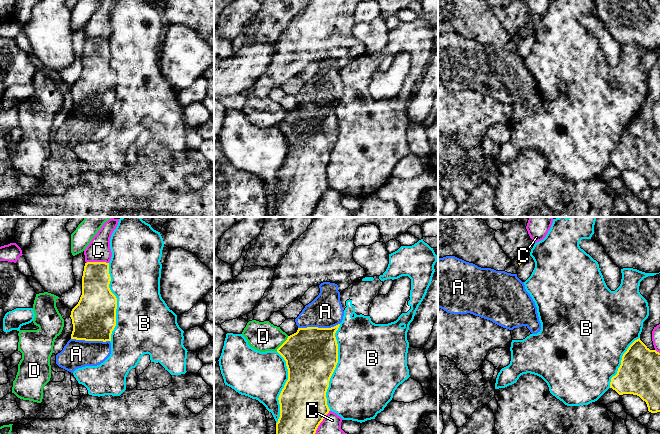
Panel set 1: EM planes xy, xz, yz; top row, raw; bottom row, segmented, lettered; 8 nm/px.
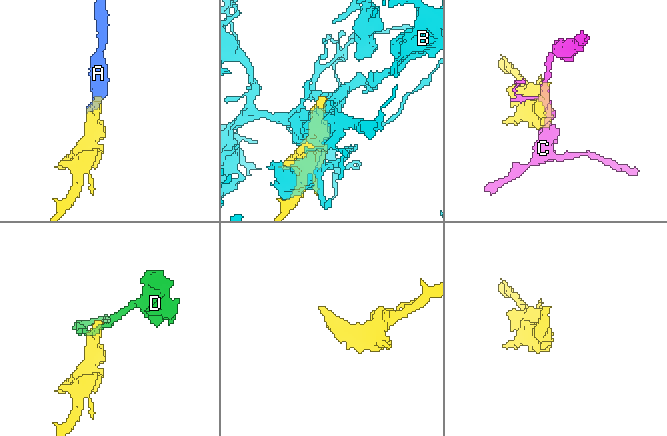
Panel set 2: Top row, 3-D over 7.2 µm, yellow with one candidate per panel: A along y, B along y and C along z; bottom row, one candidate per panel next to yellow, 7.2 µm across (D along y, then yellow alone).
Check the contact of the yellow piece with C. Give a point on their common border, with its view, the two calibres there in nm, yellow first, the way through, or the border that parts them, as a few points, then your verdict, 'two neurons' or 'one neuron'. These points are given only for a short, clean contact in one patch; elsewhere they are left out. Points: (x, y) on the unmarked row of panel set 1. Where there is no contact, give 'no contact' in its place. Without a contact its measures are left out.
meets yellow in xy at (97, 38); 220 nm thick on the yellow side, 190 nm on the other; two neurons

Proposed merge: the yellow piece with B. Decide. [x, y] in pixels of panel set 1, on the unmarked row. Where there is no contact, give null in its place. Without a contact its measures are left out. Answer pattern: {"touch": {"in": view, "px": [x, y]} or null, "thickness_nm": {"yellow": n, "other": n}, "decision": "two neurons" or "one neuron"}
{"touch": {"in": "xz", "px": [335, 143]}, "thickness_nm": {"yellow": 440, "other": 500}, "decision": "two neurons"}

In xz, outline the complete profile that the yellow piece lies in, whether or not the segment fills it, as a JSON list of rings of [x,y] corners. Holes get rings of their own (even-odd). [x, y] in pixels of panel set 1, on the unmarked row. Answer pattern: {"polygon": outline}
{"polygon": [[[323,58],[319,71],[295,95],[298,106],[288,112],[277,125],[286,137],[288,156],[279,171],[280,193],[272,217],[311,217],[330,185],[326,168],[338,139],[338,120],[335,109],[343,96],[344,87],[338,61]]]}

